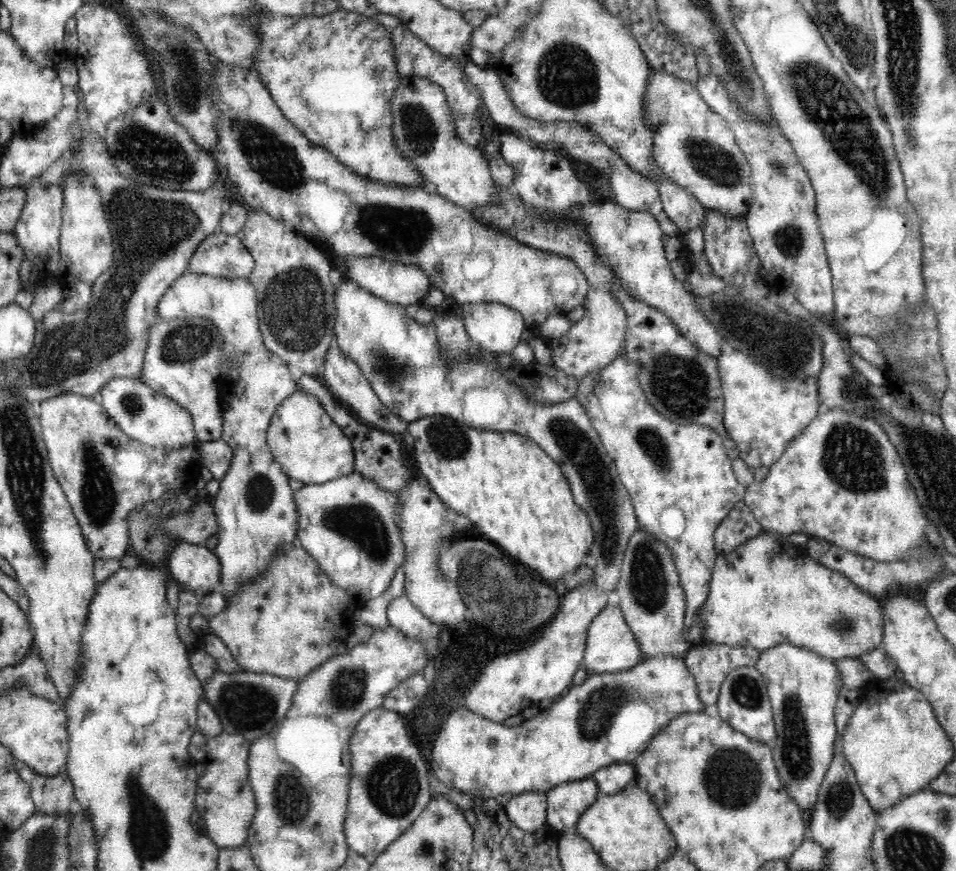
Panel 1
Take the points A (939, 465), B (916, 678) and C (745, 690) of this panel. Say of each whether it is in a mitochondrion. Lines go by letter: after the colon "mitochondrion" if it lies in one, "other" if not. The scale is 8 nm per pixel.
A: mitochondrion
B: other
C: mitochondrion

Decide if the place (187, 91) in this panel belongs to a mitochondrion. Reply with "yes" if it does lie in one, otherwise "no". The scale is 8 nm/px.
yes

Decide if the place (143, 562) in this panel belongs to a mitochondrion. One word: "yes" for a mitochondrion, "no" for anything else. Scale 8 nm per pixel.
no

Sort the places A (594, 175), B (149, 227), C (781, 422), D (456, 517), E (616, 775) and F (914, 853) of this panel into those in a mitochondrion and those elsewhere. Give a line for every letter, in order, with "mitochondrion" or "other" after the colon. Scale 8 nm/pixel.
A: other
B: mitochondrion
C: other
D: other
E: other
F: mitochondrion

